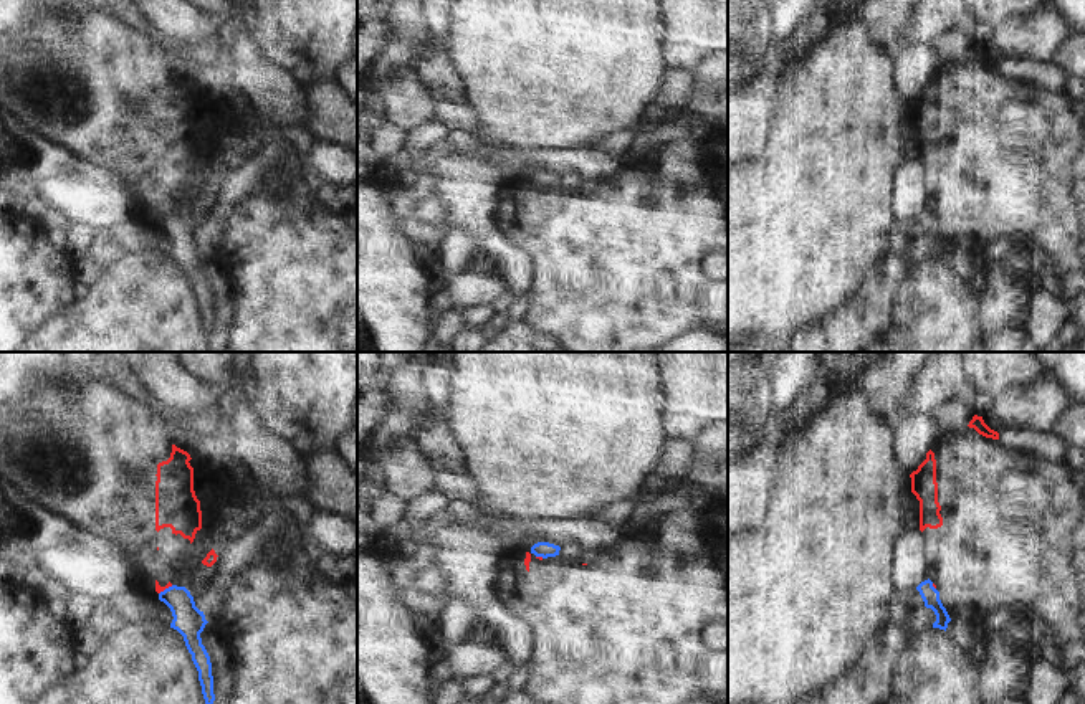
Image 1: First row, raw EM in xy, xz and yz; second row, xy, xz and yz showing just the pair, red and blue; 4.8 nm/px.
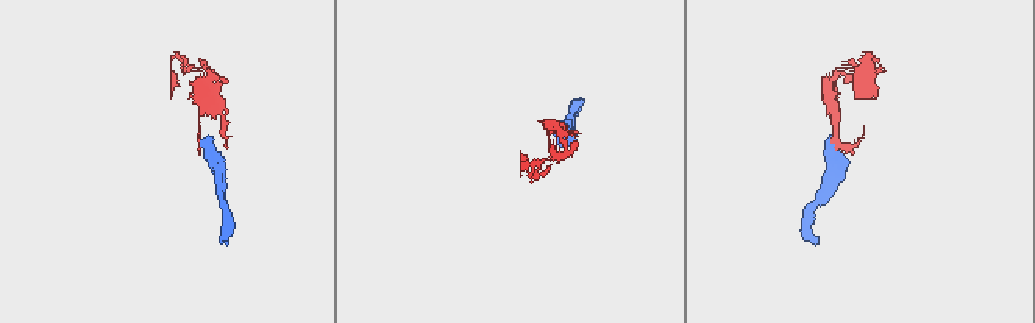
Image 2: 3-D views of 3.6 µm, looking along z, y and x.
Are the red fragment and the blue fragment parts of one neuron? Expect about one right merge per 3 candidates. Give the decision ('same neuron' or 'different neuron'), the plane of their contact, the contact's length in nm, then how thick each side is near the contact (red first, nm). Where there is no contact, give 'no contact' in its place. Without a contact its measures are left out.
different neuron | xy | 80 nm | 40/150 nm

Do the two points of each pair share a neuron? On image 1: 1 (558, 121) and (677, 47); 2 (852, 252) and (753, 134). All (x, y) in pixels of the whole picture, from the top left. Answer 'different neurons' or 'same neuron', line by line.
1: different neurons
2: different neurons

